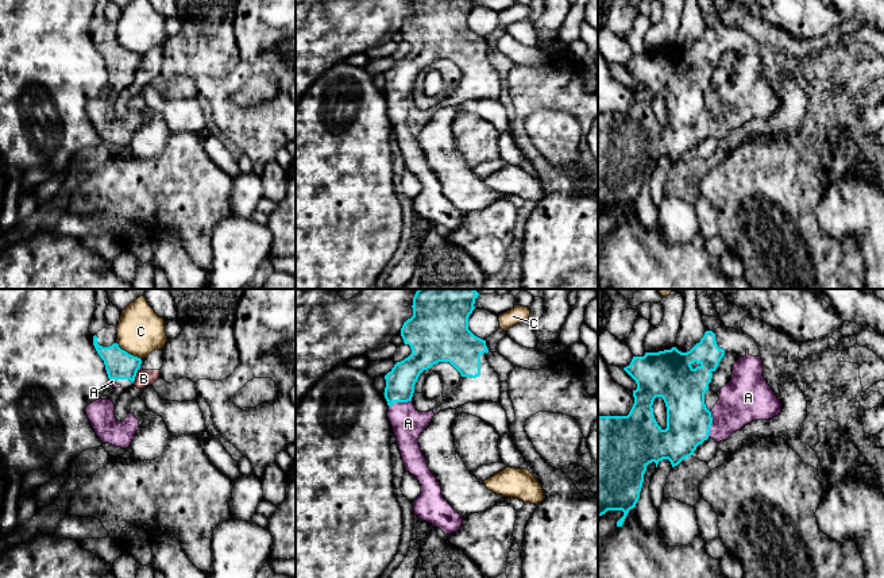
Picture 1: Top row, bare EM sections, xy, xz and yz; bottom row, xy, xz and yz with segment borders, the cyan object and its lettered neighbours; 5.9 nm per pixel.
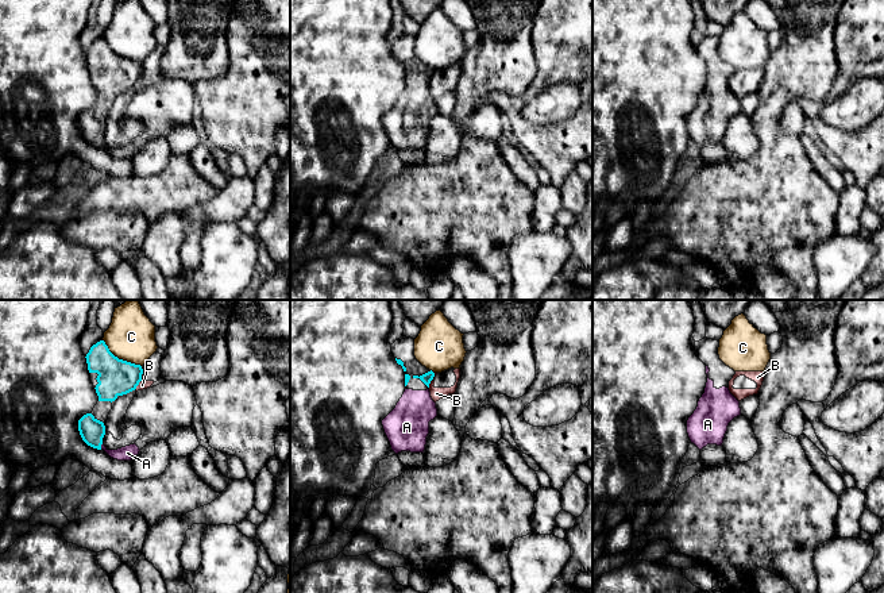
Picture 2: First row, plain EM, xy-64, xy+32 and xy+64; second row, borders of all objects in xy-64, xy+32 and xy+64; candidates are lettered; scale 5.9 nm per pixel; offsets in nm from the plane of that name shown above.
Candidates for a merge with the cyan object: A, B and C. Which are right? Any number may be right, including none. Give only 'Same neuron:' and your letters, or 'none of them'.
Same neuron: A

